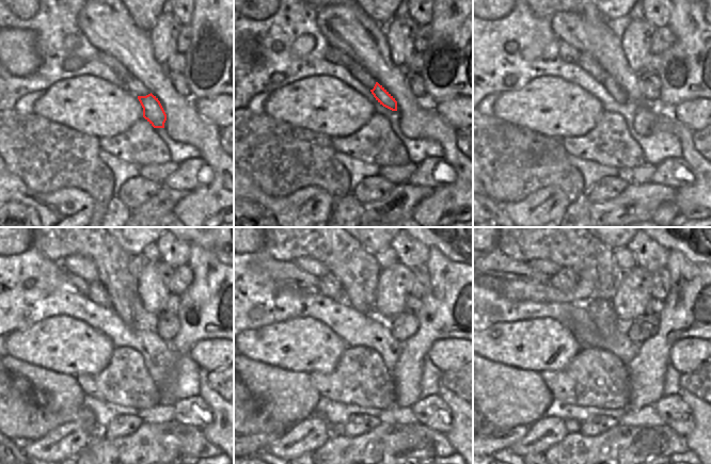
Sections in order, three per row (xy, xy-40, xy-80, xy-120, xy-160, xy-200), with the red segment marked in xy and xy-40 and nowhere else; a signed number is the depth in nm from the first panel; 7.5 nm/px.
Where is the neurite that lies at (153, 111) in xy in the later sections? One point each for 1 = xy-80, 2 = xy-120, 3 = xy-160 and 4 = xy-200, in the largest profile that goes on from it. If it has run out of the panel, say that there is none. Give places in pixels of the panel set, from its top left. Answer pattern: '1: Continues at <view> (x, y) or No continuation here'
1: Continues at xy-80 (615, 90)
2: Continues at xy-120 (119, 271)
3: Continues at xy-160 (357, 270)
4: Continues at xy-200 (577, 249).

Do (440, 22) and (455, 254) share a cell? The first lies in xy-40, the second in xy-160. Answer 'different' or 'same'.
different

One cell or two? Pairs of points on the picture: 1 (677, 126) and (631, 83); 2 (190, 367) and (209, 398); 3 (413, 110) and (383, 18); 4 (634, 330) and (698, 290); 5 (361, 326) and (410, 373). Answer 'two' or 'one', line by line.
1: one
2: two
3: two
4: two
5: two

